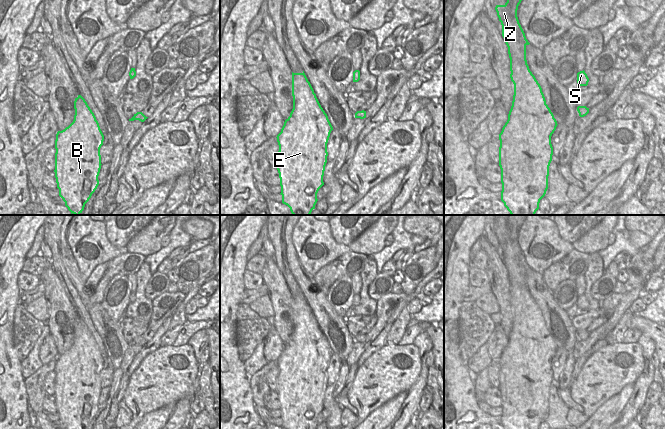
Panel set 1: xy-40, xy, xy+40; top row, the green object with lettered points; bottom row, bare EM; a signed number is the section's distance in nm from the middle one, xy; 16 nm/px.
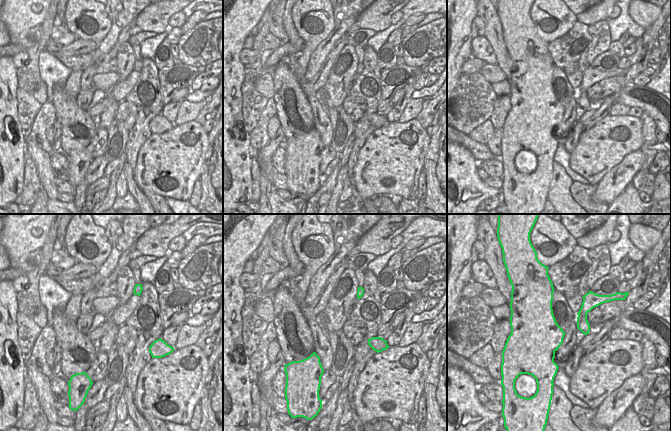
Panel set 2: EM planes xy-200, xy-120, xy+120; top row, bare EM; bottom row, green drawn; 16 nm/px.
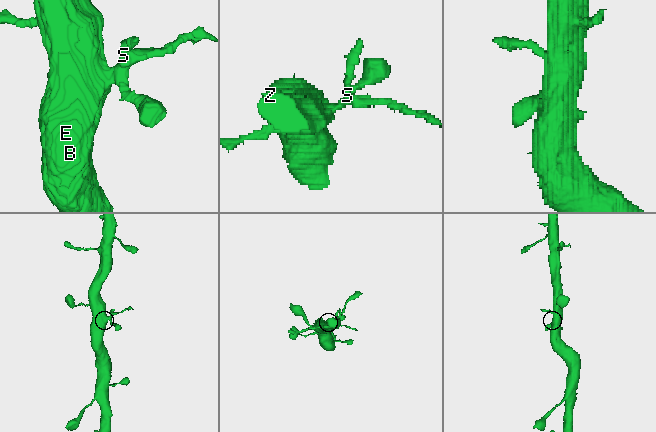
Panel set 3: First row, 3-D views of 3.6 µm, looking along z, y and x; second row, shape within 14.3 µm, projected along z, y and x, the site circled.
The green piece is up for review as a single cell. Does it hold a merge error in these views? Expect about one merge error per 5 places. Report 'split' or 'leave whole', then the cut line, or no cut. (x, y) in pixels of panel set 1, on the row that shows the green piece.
leave whole | no cut

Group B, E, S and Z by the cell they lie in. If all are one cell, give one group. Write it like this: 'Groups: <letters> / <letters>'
Groups: B E S Z

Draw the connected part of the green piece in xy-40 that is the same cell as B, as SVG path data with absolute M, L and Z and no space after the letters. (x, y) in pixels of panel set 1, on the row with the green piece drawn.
M81 95L75 98L74 109L73 122L56 134L54 172L59 196L65 202L65 206L71 214L80 215L99 185L98 176L102 165L100 148L104 135L94 113Z

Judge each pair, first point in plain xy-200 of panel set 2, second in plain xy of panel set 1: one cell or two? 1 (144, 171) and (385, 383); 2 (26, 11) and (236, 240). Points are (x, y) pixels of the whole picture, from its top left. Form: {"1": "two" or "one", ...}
{"1": "one", "2": "one"}

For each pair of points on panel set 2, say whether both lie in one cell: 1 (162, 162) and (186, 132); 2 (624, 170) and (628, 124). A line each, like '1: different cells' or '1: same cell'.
1: same cell
2: different cells

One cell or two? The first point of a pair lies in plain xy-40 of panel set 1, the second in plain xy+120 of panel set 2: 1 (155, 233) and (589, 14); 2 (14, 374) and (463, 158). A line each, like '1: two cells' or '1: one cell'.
1: one cell
2: one cell

